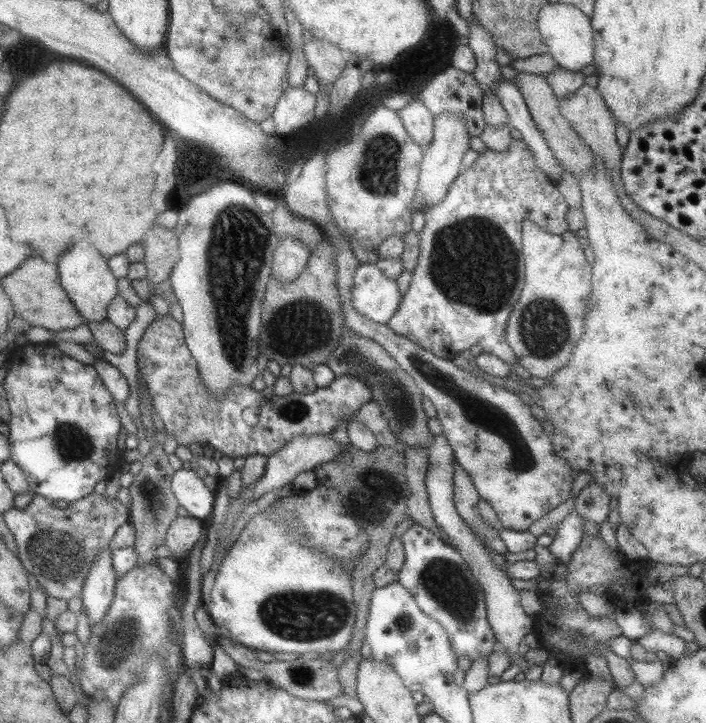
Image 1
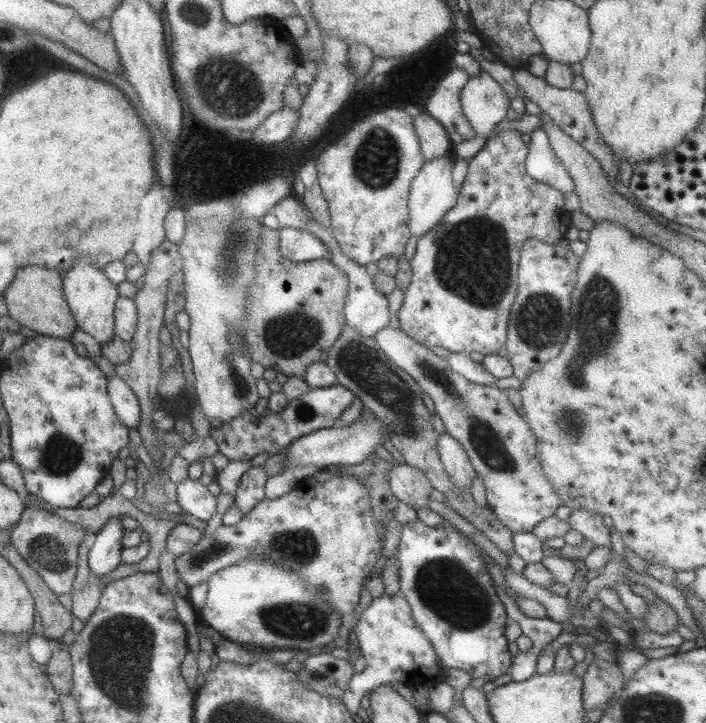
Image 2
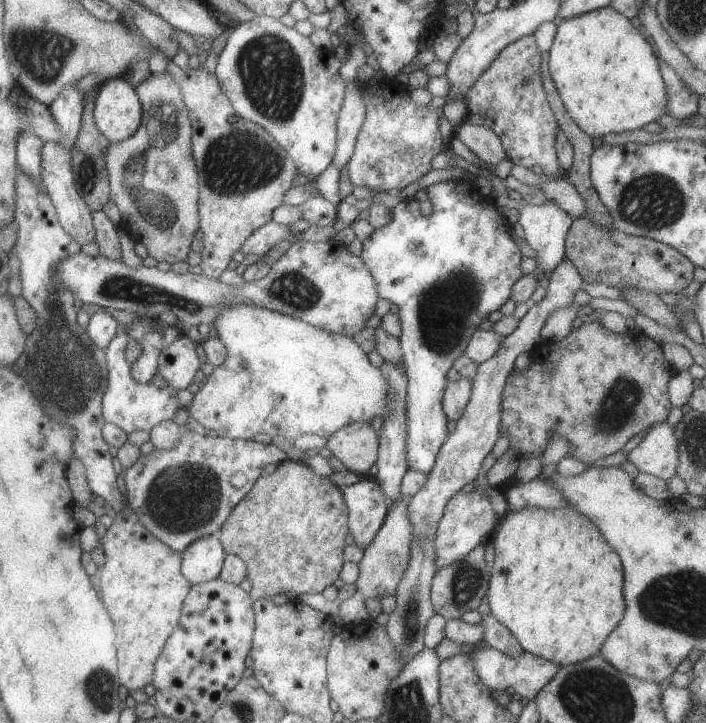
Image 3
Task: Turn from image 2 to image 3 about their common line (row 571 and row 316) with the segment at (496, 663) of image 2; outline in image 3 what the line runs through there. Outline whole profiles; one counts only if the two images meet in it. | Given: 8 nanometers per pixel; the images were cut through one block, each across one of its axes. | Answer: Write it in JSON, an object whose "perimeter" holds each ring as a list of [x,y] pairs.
{"perimeter":[[[449,179],[431,184],[424,190],[432,206],[431,214],[422,216],[415,198],[402,199],[392,208],[391,222],[374,229],[369,238],[361,242],[359,258],[373,278],[378,297],[398,308],[401,324],[398,341],[407,372],[405,458],[408,470],[427,474],[448,437],[448,420],[442,409],[443,390],[448,381],[446,373],[453,366],[453,360],[464,354],[471,334],[482,320],[510,298],[513,283],[522,275],[522,255],[511,239],[510,225],[505,217],[497,212],[491,197],[481,195],[473,183]]]}

